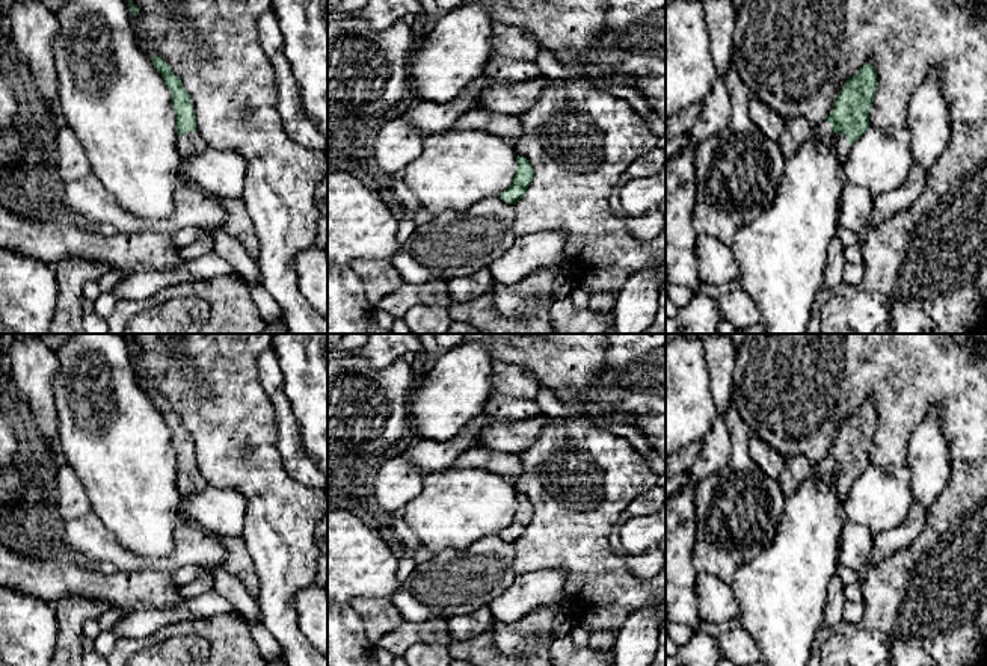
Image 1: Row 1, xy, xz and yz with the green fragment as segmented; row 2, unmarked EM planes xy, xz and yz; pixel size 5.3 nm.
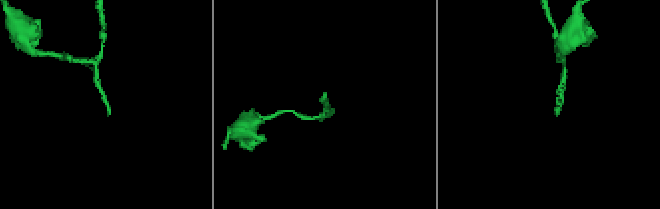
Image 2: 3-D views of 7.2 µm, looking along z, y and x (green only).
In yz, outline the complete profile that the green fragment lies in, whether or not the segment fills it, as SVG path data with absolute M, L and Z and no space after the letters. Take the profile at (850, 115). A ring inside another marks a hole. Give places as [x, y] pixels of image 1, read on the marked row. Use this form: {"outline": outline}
{"outline": "M865 63L847 80L827 119L815 131L819 140L835 139L835 151L847 157L851 145L869 128L869 112L877 89L877 72Z"}

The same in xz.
{"outline": "M518 156L516 162L518 162L518 169L513 178L513 184L509 189L506 189L503 193L500 193L500 196L506 202L513 205L524 196L534 177L533 168L527 159Z"}

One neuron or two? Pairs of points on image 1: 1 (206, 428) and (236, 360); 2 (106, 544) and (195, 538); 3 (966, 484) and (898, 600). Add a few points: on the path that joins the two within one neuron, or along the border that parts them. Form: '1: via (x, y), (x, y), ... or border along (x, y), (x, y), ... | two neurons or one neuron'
1: via (218, 411), (219, 376) | one neuron
2: via (129, 562), (169, 564), (172, 561) | one neuron
3: via (966, 514), (966, 536), (928, 574) | one neuron

